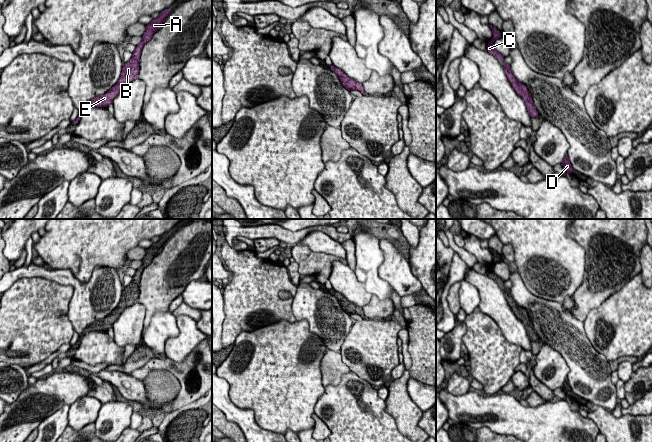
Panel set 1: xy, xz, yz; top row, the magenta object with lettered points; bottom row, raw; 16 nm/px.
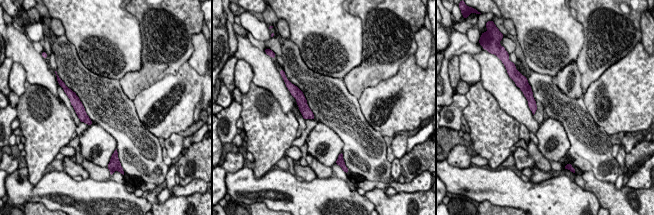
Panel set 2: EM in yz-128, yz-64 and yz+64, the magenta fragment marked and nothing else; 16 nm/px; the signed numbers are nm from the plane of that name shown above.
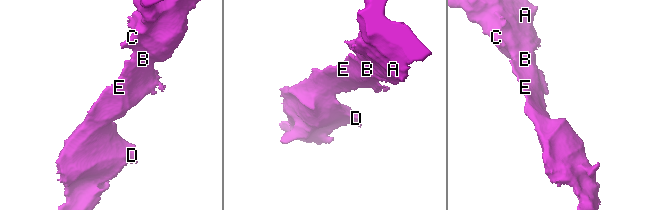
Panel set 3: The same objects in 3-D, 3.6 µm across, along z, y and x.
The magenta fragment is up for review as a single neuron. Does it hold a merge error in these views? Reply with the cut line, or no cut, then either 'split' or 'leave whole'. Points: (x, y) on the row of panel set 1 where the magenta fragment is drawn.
no cut | leave whole

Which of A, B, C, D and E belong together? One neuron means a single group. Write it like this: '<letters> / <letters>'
A B C D E

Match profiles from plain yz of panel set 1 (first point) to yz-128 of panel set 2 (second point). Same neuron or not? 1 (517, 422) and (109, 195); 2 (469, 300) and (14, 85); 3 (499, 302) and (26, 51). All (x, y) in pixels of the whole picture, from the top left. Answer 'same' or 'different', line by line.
1: same
2: same
3: same

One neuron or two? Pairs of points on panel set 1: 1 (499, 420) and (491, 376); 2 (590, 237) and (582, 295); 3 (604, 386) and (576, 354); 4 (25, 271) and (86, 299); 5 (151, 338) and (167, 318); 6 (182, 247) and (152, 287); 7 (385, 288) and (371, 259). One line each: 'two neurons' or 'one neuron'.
1: two neurons
2: one neuron
3: one neuron
4: one neuron
5: one neuron
6: one neuron
7: one neuron

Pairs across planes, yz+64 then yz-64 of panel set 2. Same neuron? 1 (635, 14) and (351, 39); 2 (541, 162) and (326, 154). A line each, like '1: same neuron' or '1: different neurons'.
1: different neurons
2: different neurons

